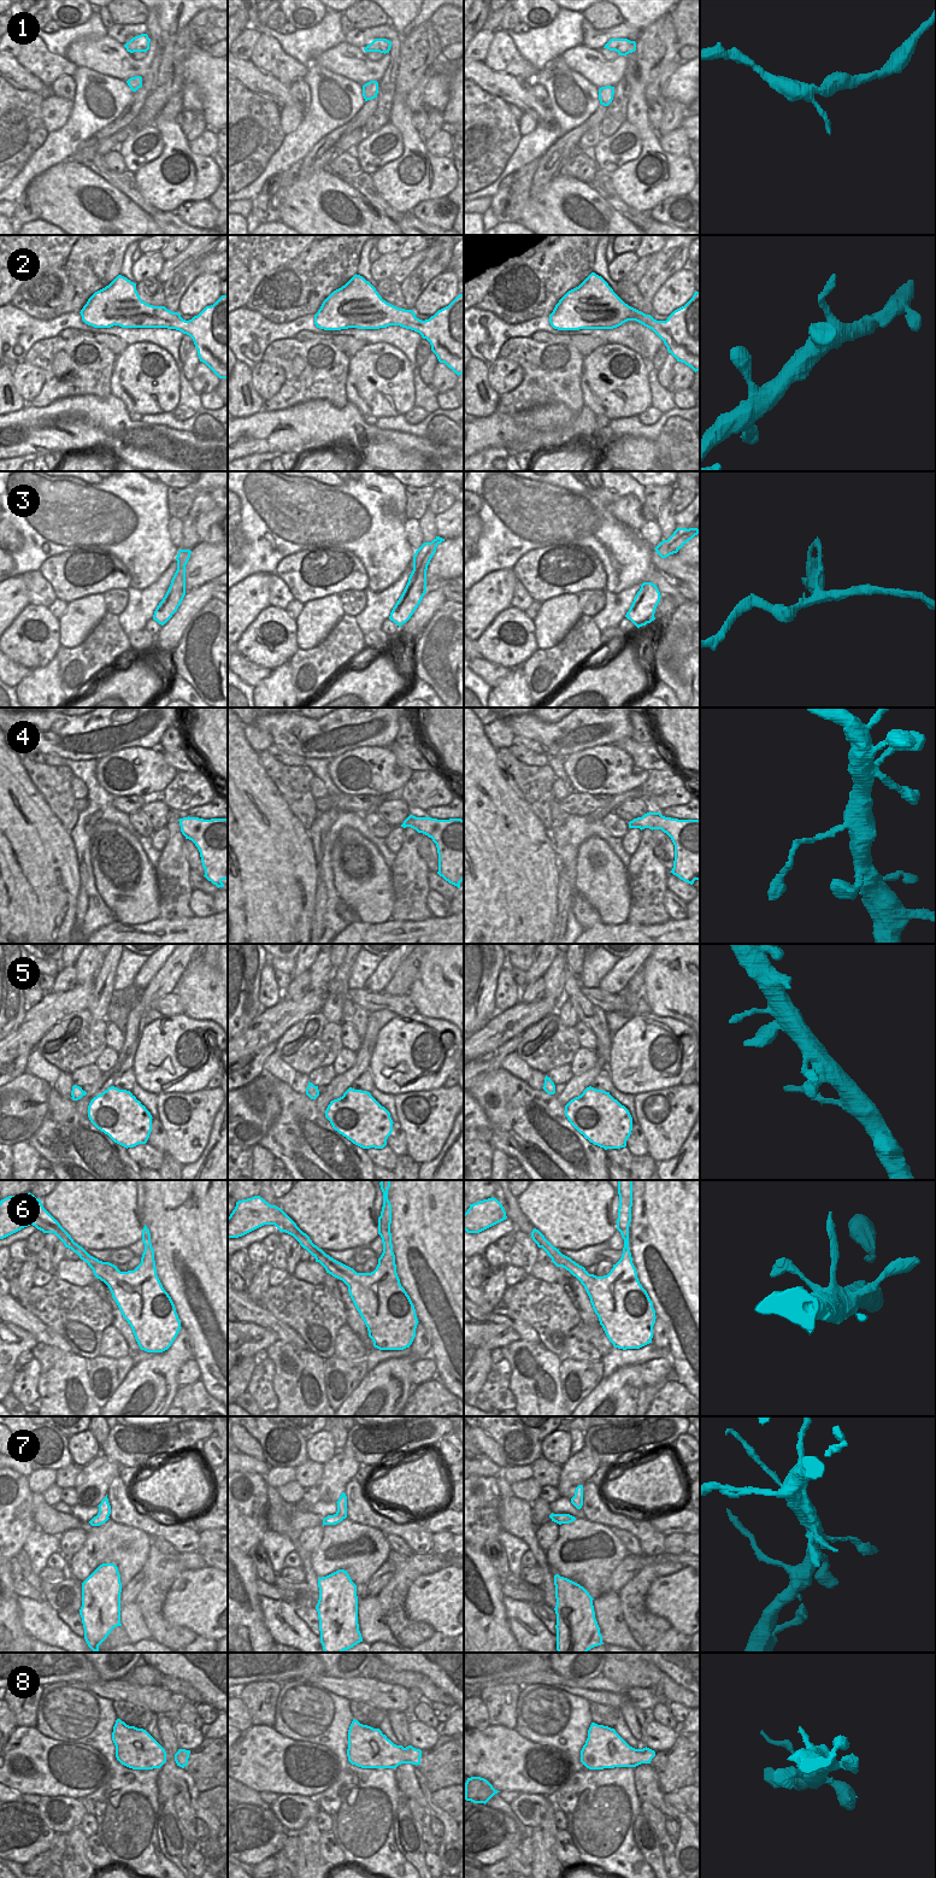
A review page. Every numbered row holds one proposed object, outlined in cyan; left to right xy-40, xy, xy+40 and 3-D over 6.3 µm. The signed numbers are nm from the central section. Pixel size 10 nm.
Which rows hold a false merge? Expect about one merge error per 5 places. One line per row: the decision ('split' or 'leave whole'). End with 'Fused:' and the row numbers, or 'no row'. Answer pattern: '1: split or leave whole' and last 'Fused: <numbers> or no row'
1: leave whole
2: leave whole
3: leave whole
4: split
5: leave whole
6: leave whole
7: leave whole
8: leave whole
Fused: 4

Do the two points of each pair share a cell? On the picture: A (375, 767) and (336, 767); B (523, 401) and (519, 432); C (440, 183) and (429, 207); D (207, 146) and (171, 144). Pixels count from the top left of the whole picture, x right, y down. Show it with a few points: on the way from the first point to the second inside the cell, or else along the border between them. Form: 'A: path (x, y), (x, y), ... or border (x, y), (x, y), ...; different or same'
A: path (365, 767), (346, 767); same
B: border (549, 404), (512, 415), (496, 412); different
C: border (446, 195), (423, 200), (410, 212); different
D: border (187, 142), (194, 153), (212, 157); different

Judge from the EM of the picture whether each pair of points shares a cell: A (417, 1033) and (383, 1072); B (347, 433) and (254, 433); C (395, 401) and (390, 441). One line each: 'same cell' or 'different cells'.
A: same cell
B: same cell
C: different cells

